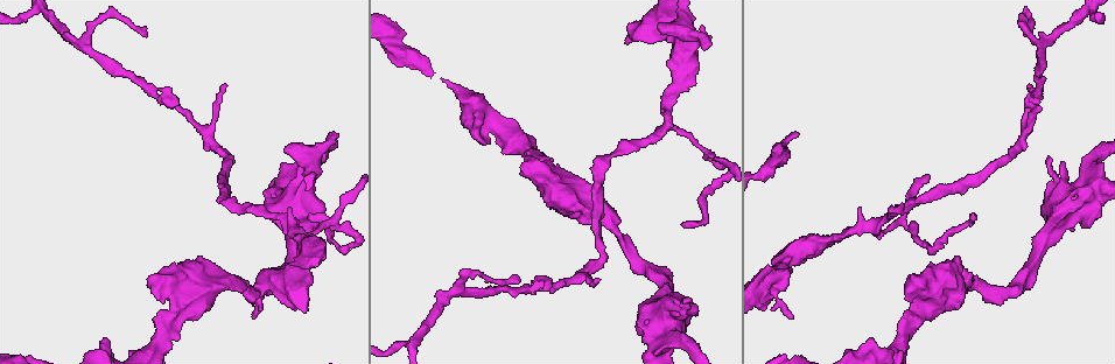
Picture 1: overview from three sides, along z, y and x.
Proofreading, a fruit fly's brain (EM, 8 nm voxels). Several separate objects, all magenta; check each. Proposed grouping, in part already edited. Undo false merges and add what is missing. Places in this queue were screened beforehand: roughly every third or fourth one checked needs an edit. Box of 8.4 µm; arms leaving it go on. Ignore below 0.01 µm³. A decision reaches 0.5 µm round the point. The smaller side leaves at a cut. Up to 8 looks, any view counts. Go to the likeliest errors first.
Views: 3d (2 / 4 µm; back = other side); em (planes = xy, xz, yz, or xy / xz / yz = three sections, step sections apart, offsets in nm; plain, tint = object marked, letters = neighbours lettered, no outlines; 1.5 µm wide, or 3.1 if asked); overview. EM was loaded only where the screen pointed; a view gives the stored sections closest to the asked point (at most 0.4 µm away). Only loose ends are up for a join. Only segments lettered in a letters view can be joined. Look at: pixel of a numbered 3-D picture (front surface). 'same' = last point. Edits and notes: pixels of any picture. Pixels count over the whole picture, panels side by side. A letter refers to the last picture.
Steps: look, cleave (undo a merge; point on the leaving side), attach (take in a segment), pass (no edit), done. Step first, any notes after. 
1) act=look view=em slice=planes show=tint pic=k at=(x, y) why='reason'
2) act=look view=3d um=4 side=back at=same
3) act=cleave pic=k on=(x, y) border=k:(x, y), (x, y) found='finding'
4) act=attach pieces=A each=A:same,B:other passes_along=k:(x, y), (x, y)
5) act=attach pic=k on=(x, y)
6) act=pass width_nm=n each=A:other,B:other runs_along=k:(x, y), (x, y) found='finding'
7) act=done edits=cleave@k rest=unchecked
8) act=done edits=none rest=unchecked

act=look view=3d um=2 side=back pic=1 at=(799, 134) why='free end'

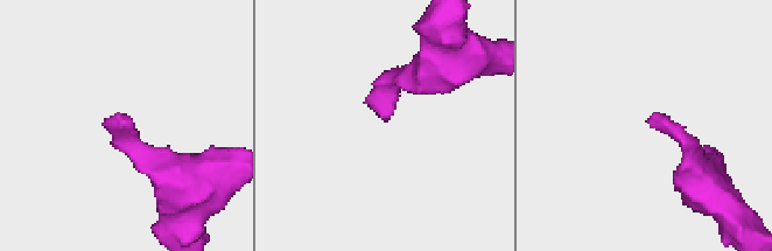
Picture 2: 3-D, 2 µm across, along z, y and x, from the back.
act=look view=em slice=planes show=letters pic=2 at=(647, 119)

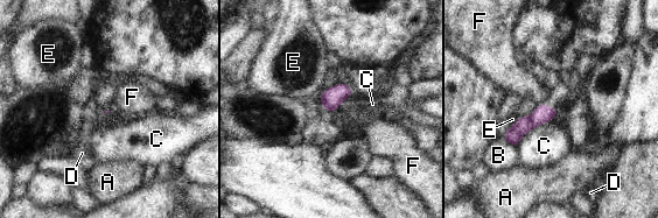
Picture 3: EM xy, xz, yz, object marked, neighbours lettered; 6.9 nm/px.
act=pass each=A:other,B:other,C:other,D:other,E:other,F:other border=3:(554, 118), (531, 128), (517, 147) found='no lettered segment goes on from it'

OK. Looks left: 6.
act=look view=em slice=planes show=tint pic=1 at=(1063, 161) why='branch stops here'

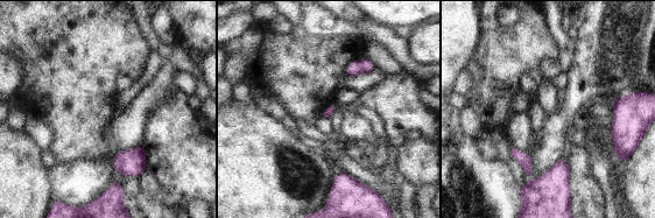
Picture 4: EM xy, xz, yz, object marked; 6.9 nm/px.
act=look view=em slice=planes show=letters at=same why='what lies round it'

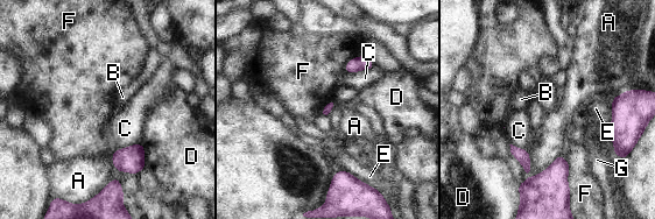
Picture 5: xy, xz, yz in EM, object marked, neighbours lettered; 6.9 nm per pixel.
act=pass each=A:other,B:other,C:other,D:other,E:other,F:other,G:other border=5:(361, 55), (351, 58), (344, 72) found='none of them fits'

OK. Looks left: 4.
act=look view=em slice=planes show=letters pic=1 at=(628, 43) why='an open end'

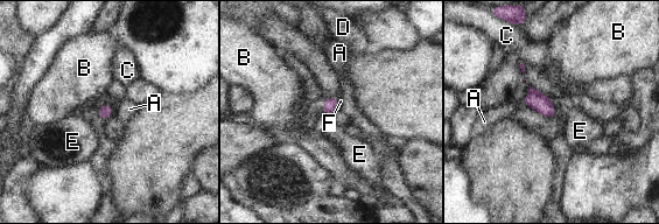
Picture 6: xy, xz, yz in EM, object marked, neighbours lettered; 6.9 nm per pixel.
act=pass width_nm=90 longest_contact=F:60nm each=A:other,B:other,C:other,D:other,E:other,F:other found='none of them fits'

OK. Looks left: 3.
act=look view=em slice=planes show=letters pic=1 at=(819, 241) why='thick turns thin'

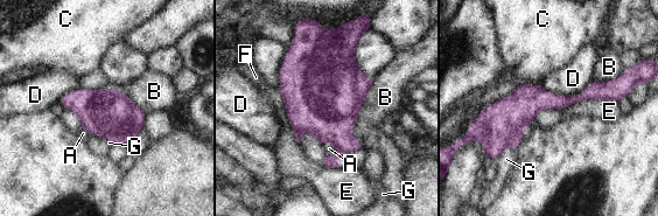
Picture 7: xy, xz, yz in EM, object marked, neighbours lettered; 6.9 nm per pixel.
act=pass each=A:other,B:other,C:other,D:other,E:other,F:other,G:other border=7:(373, 79), (350, 134), (362, 141) found='continuous, no second cell'

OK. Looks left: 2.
act=done edits=none rest=unchecked

